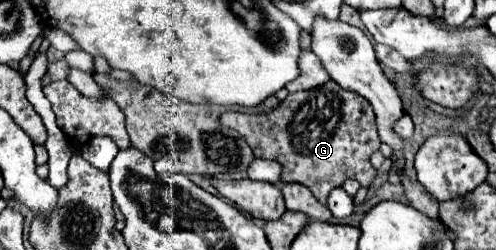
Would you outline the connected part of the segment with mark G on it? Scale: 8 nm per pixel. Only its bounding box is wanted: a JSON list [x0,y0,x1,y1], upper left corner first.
[220,81,378,203]

